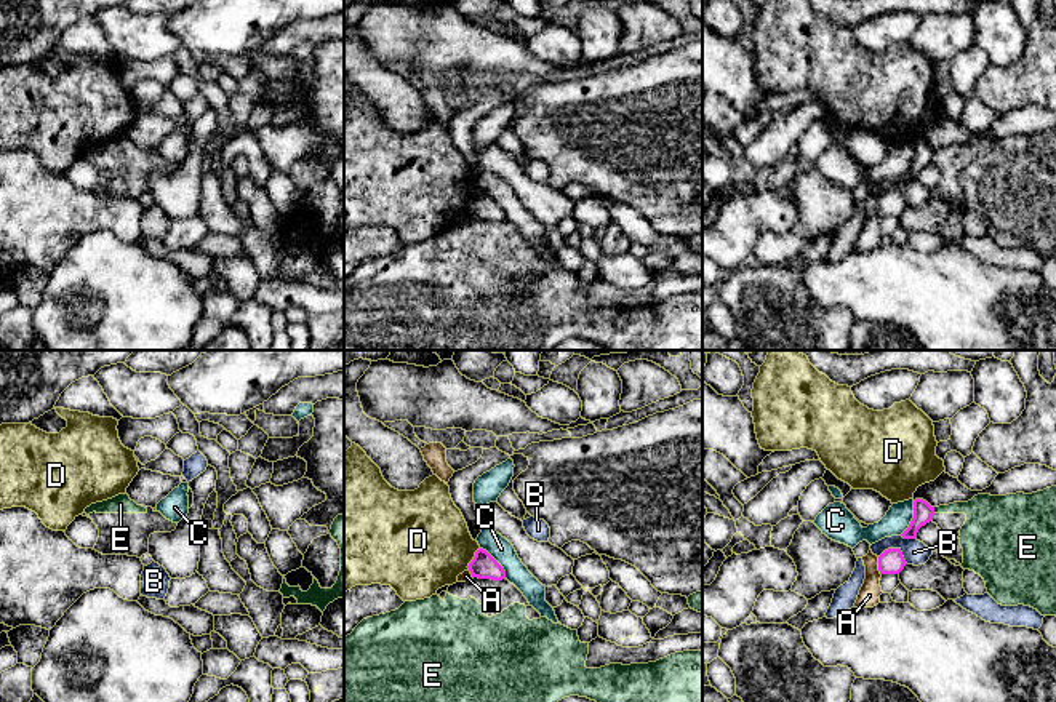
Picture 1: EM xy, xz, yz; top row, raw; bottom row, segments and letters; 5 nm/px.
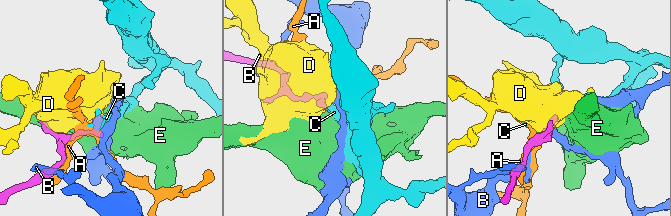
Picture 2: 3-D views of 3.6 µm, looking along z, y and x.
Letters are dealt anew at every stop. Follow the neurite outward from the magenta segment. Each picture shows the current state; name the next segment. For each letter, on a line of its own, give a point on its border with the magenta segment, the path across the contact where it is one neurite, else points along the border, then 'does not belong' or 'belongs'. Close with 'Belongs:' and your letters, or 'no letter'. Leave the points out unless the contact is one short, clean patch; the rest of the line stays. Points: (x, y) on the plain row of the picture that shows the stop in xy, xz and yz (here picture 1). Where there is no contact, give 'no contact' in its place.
A: contact yz (879, 208); does not belong
B: contact yz (896, 191); does not belong
C: contact yz (912, 160); border yz (914, 143), (914, 159), (900, 176); does not belong
D: contact xz (474, 200); does not belong
E: contact yz (933, 152); border yz (933, 149), (935, 154); does not belong
Belongs: no letter

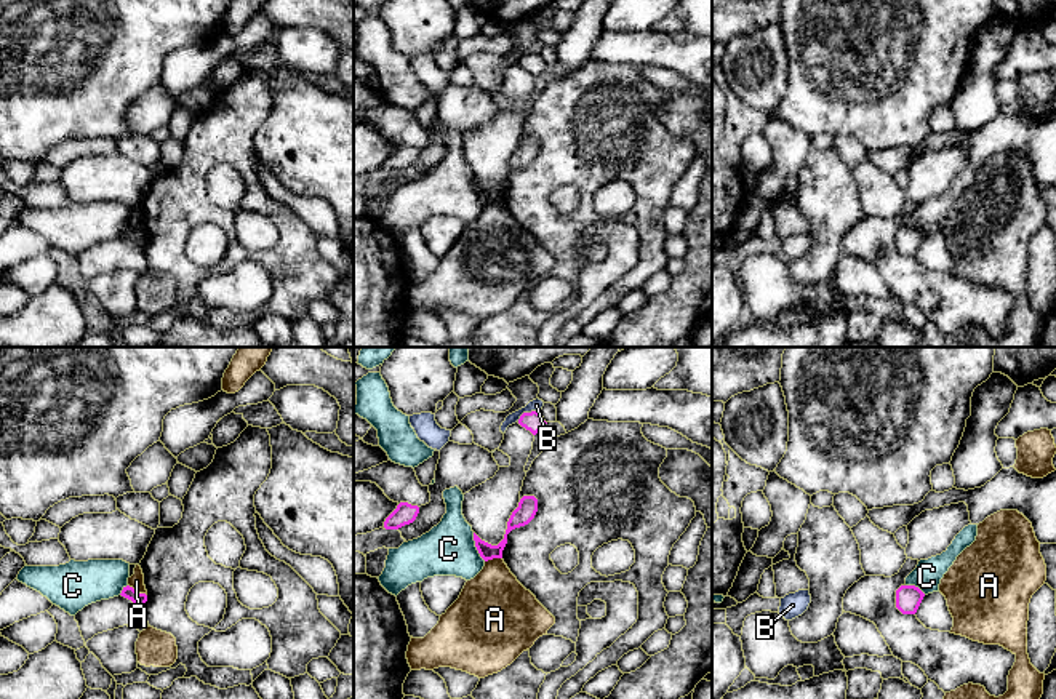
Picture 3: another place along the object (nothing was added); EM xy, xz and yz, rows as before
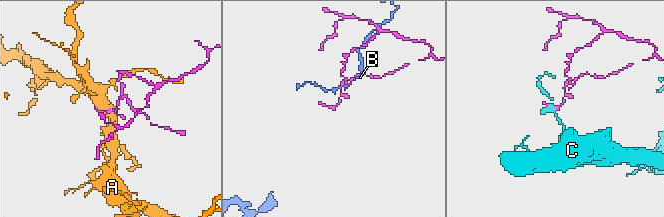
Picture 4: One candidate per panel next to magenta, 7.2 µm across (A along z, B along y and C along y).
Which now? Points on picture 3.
A: contact xy (138, 234); border xy (128, 226), (146, 237); does not belong
B: contact xz (527, 55); border xz (538, 53), (525, 53), (517, 63); does not belong
C: contact xz (476, 187); border xz (472, 175), (476, 191), (485, 202); does not belong
Belongs: no letter

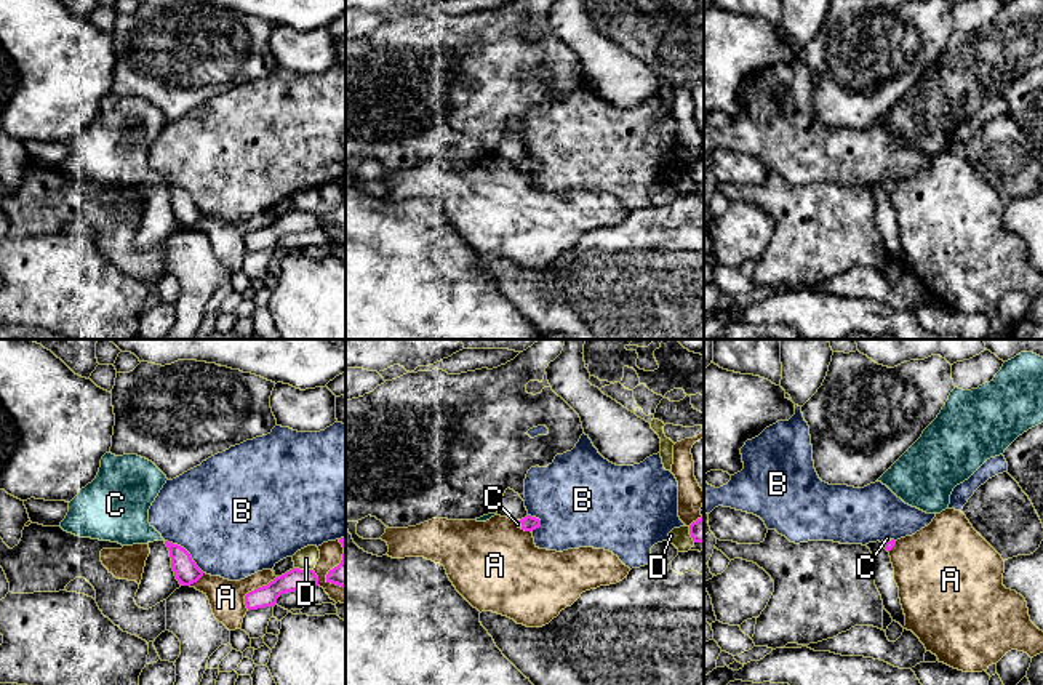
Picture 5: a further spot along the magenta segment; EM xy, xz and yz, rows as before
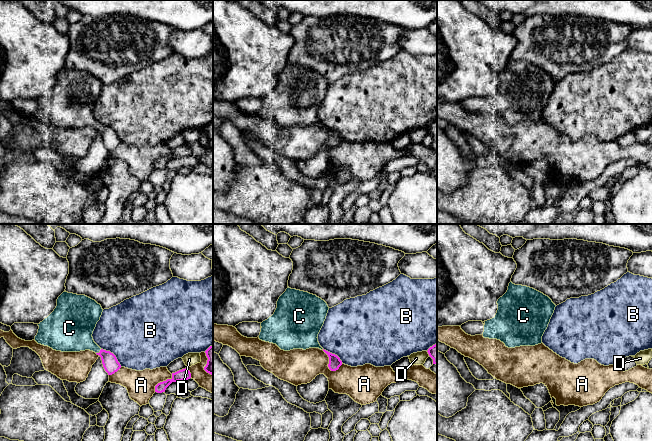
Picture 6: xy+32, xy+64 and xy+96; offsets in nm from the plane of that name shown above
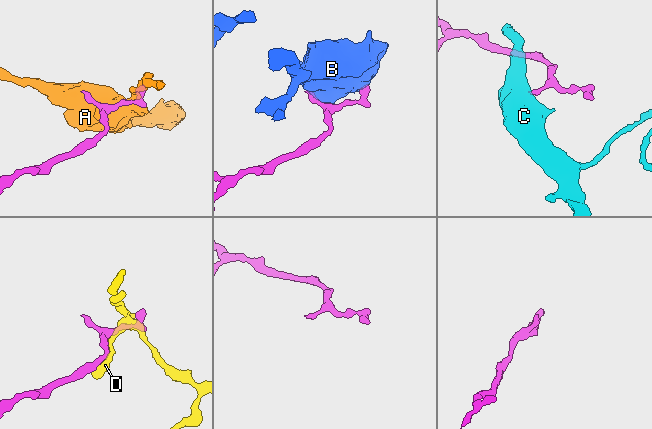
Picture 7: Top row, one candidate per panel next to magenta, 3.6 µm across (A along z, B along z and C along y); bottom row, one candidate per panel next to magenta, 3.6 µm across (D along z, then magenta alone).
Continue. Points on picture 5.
A: contact xy (255, 231); does not belong
B: contact xy (186, 192); does not belong
C: contact xz (520, 164); way xz (528, 165), (520, 164), (517, 165); belongs
D: contact xy (304, 212); does not belong
Belongs: C

